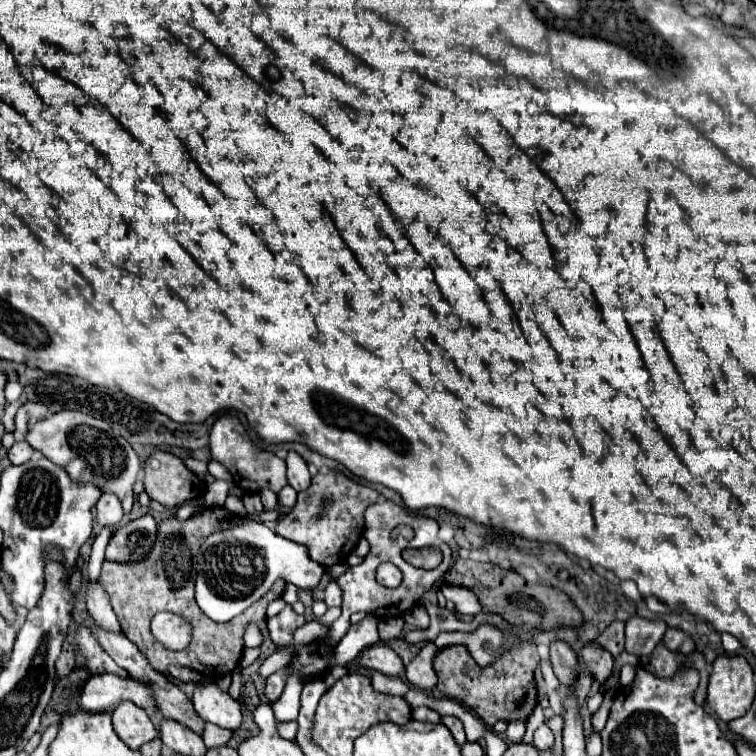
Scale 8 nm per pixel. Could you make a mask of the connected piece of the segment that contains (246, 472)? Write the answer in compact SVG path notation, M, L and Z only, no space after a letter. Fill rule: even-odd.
M223 414L213 424L211 436L209 436L209 452L211 452L211 460L217 460L219 464L223 464L233 474L235 484L239 488L243 488L247 494L259 494L267 486L271 486L271 490L277 494L281 488L287 486L285 462L267 450L259 450L249 440L249 436L247 436L247 432L237 416Z

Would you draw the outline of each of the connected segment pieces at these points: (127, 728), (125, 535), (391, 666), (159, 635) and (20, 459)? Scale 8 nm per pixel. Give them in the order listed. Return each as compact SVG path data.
M121 702L111 716L113 716L113 728L117 736L131 750L139 750L141 744L159 736L159 730L153 726L147 712L135 706L133 702Z
M143 516L115 530L105 558L109 562L141 562L151 554L153 542L157 542L157 522L153 516Z
M375 644L375 646L367 648L367 650L363 650L361 656L359 656L359 664L365 666L365 668L379 670L381 674L391 676L391 678L401 678L405 674L403 660L387 644L379 644L379 646Z
M170 612L157 613L151 621L151 632L166 649L181 651L190 643L192 628L181 617Z
M19 440L19 442L15 442L15 444L11 446L11 450L9 450L9 460L11 460L13 464L23 464L23 462L27 462L27 460L31 458L31 454L33 454L33 448L31 448L25 440Z

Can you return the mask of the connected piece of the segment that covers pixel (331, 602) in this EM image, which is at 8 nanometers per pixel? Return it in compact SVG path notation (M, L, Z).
M329 582L325 588L325 604L331 606L341 606L341 588L337 586L337 582Z

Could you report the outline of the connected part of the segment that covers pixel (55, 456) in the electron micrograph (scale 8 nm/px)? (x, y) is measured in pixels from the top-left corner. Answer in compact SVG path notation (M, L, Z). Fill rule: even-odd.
M61 410L53 416L47 416L45 420L29 424L27 442L53 464L65 468L73 482L93 484L103 494L115 494L125 512L133 510L133 484L137 482L141 464L131 444L107 422L77 410Z

